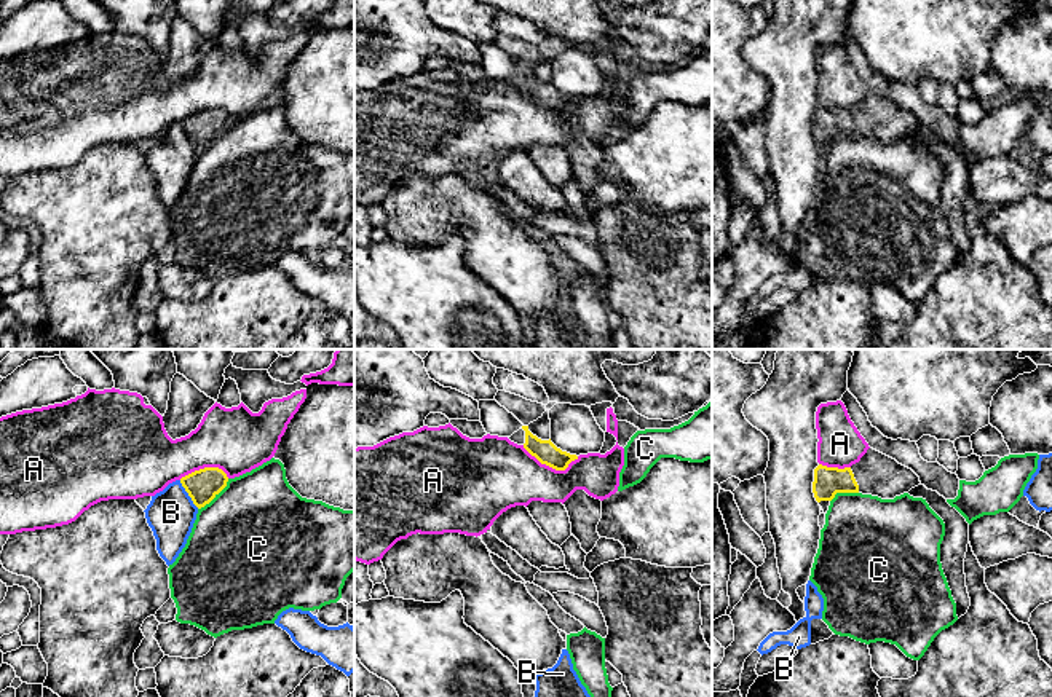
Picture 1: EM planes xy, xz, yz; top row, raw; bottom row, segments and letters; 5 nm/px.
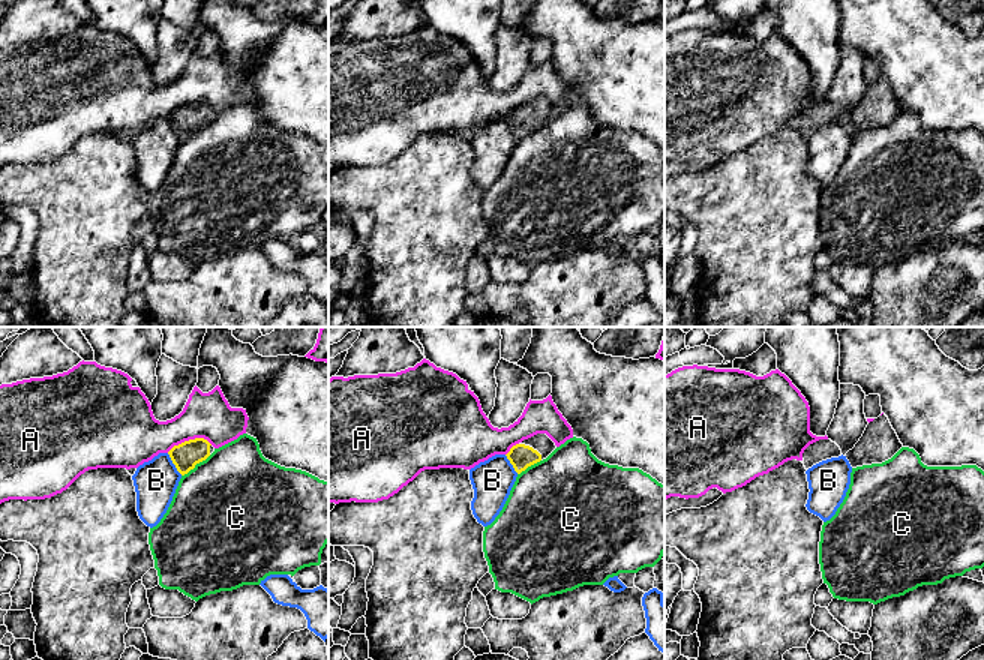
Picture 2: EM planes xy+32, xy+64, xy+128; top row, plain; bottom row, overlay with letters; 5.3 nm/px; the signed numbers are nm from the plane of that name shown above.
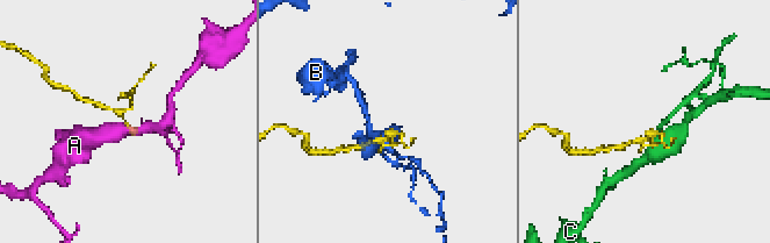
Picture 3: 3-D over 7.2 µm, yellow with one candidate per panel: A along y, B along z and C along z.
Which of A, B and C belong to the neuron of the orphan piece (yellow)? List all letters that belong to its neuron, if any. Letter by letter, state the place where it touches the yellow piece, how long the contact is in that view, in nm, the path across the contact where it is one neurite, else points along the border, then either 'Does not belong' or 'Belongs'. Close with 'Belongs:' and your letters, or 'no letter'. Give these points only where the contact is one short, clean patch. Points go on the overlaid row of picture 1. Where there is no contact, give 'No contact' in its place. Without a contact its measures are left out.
A: Touches yellow at xz (551, 466). Shared border 300 nm. Boundary: xz (522, 445), (541, 463), (556, 469), (564, 469), (578, 458). Does not belong
B: Touches yellow at xy (189, 495). Shared border 170 nm. Does not belong
C: Touches yellow at xy (214, 496). Shared border 220 nm. Boundary: xy (229, 479), (198, 509). Does not belong
Belongs: no letter

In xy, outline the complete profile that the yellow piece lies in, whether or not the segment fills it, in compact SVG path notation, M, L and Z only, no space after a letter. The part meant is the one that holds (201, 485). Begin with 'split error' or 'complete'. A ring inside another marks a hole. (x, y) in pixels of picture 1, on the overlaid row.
complete; M204 467L180 478L198 509L209 504L227 486L227 482L227 474L219 467Z

